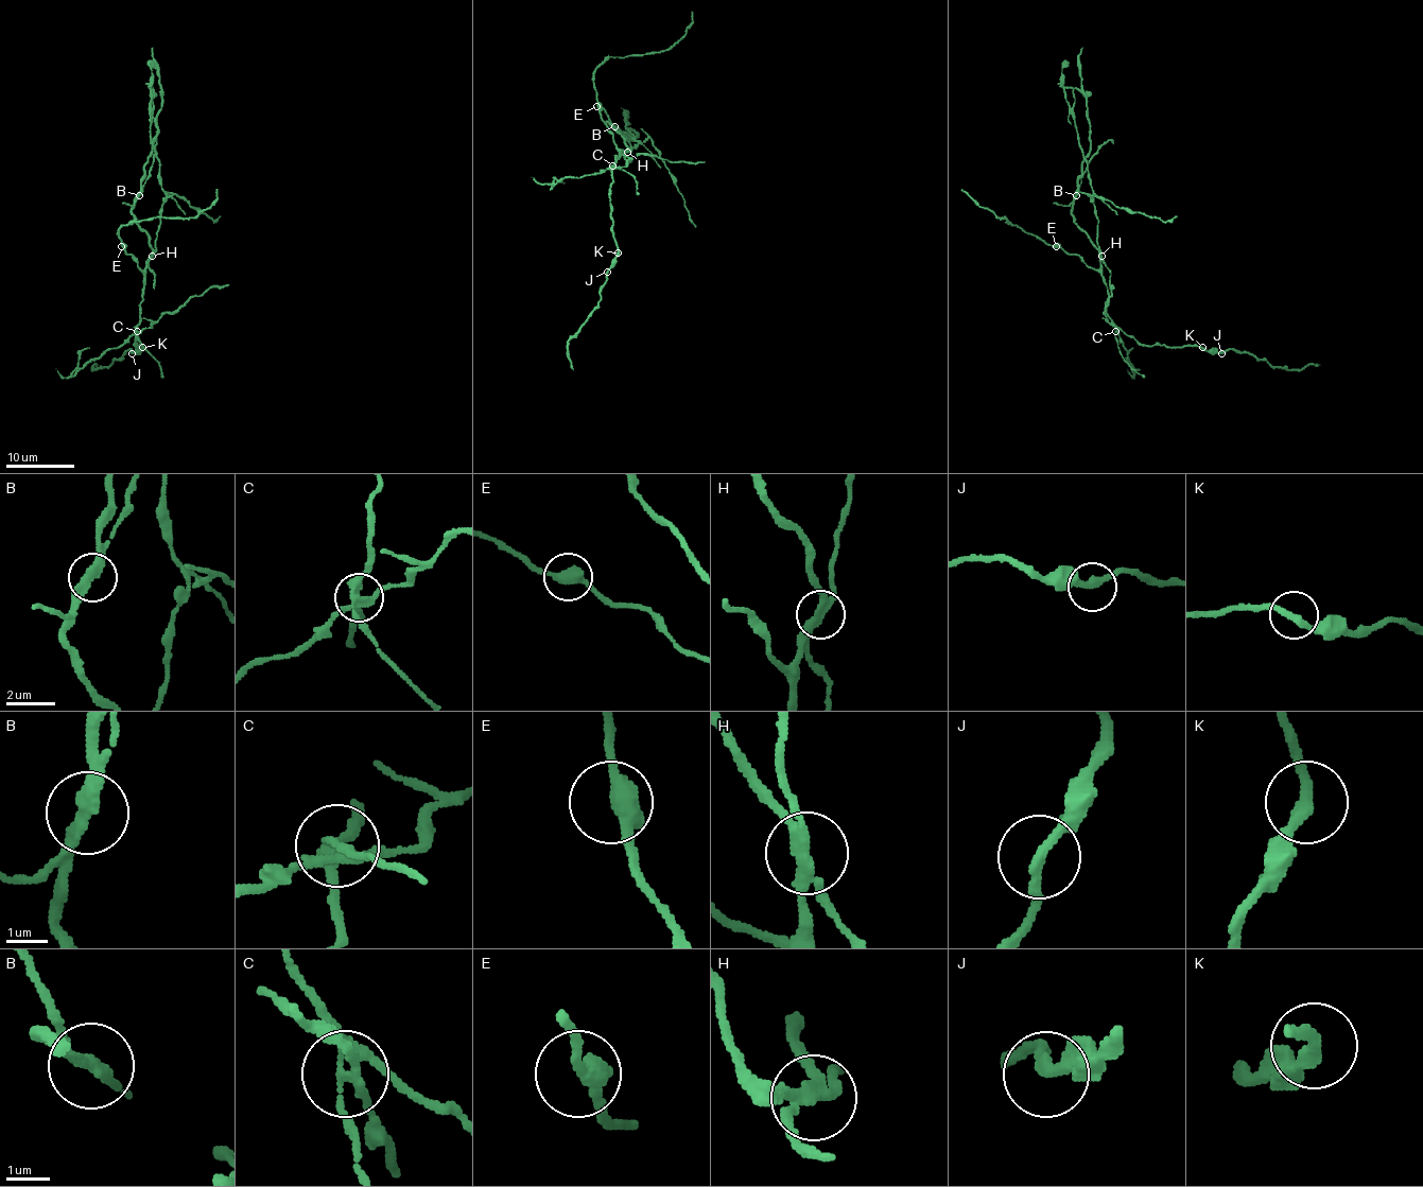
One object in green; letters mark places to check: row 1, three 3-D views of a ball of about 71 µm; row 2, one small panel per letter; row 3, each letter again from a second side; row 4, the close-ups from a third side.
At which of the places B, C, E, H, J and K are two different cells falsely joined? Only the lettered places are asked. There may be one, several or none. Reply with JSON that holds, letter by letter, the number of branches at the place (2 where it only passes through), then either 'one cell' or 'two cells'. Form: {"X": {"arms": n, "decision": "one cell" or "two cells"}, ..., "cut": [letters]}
{"B": {"arms": 2, "decision": "two cells"}, "C": {"arms": 5, "decision": "two cells"}, "E": {"arms": 2, "decision": "one cell"}, "H": {"arms": 3, "decision": "two cells"}, "J": {"arms": 2, "decision": "one cell"}, "K": {"arms": 2, "decision": "one cell"}, "cut": ["B", "C", "H"]}

